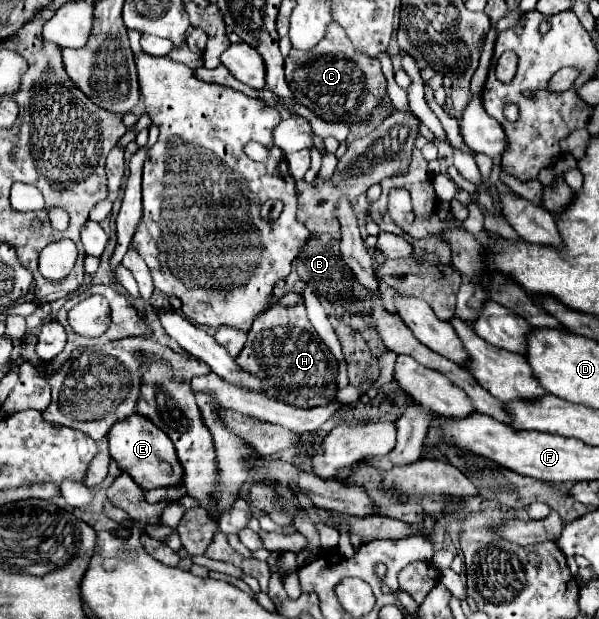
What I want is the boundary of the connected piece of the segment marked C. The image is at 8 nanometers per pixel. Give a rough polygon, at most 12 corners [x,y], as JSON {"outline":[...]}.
{"outline":[[331,22],[285,58],[293,96],[327,122],[363,122],[387,82]]}

